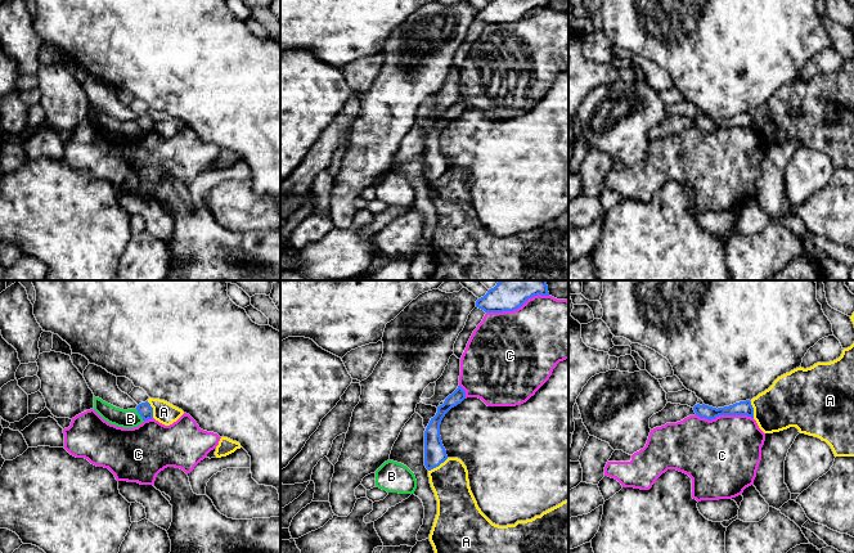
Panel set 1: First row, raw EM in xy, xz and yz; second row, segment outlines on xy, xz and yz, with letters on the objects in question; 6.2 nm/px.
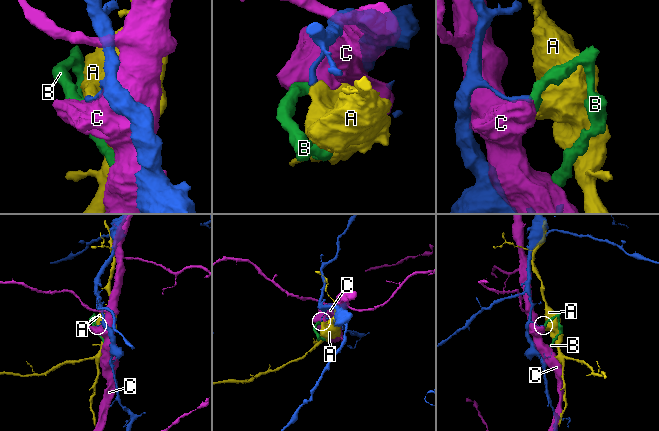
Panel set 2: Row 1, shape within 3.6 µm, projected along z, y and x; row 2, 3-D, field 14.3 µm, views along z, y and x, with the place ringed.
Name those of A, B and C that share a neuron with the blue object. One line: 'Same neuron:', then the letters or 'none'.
Same neuron: none

